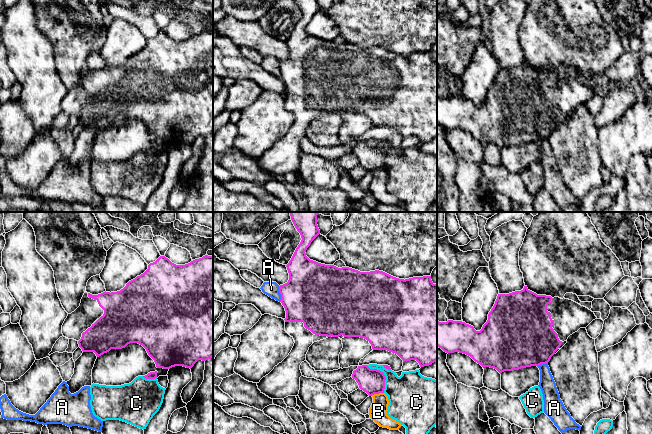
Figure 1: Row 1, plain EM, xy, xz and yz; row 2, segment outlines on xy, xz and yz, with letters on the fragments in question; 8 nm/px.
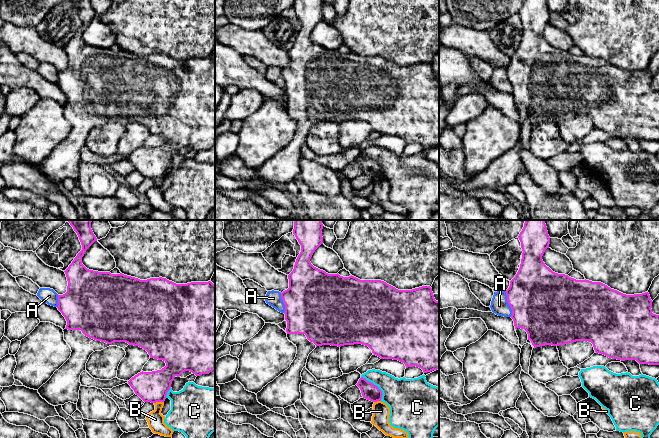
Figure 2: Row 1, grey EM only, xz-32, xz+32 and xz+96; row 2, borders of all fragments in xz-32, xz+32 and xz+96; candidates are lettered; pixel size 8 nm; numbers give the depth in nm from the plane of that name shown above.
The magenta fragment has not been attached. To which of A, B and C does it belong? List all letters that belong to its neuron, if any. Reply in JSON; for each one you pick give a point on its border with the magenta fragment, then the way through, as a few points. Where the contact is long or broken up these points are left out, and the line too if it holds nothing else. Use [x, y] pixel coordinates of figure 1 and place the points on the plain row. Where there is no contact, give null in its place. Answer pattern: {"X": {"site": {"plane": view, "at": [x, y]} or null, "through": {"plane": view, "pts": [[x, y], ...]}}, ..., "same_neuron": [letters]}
{"same_neuron": []}

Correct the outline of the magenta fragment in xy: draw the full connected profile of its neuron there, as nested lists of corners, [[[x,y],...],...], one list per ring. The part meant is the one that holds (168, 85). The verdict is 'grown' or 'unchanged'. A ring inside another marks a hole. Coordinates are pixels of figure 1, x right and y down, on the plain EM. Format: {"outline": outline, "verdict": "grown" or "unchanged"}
{"outline": [[[205,31],[185,41],[176,41],[160,32],[148,45],[129,57],[117,68],[92,71],[85,67],[80,82],[68,90],[62,101],[62,110],[78,118],[83,128],[94,128],[97,133],[111,125],[122,125],[130,119],[142,121],[157,144],[175,142],[192,144],[198,136],[213,133],[213,32]]], "verdict": "grown"}

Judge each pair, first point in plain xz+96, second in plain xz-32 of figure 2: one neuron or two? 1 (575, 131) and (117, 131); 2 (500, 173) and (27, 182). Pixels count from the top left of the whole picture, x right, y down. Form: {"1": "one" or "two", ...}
{"1": "two", "2": "two"}

